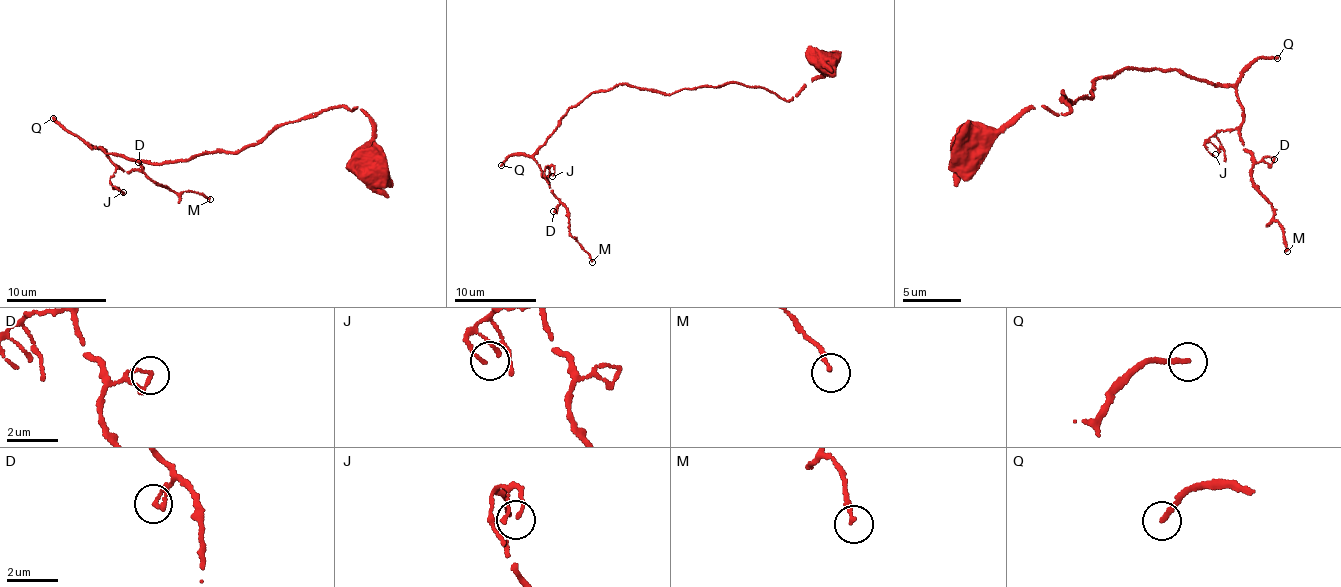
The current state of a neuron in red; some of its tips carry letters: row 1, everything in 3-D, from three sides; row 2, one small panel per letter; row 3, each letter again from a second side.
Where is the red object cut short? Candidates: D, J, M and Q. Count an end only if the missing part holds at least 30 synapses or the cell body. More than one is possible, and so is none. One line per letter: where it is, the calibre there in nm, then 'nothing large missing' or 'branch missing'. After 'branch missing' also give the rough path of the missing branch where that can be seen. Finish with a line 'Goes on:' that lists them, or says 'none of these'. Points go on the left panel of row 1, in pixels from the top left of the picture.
D: (138, 162) | 200 nm | nothing large missing
J: (123, 192) | 100 nm | nothing large missing
M: (210, 199) | 180 nm | nothing large missing
Q: (53, 118) | 180 nm | branch missing
Goes on: Q

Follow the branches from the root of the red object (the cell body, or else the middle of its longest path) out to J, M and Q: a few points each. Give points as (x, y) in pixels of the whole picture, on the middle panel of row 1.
J: (820, 63), (825, 75), (790, 99), (734, 82), (666, 94), (622, 84), (595, 90), (534, 157), (552, 176)
M: (820, 63), (825, 75), (790, 99), (734, 82), (666, 94), (616, 84), (571, 106), (534, 157), (592, 262)
Q: (820, 63), (825, 75), (790, 99), (734, 82), (666, 94), (622, 84), (595, 90), (532, 154), (501, 165)

